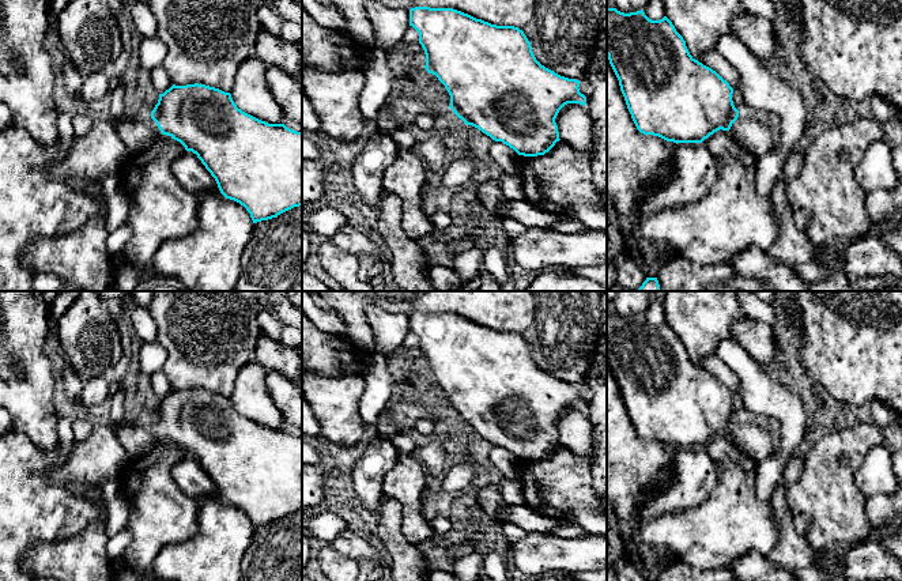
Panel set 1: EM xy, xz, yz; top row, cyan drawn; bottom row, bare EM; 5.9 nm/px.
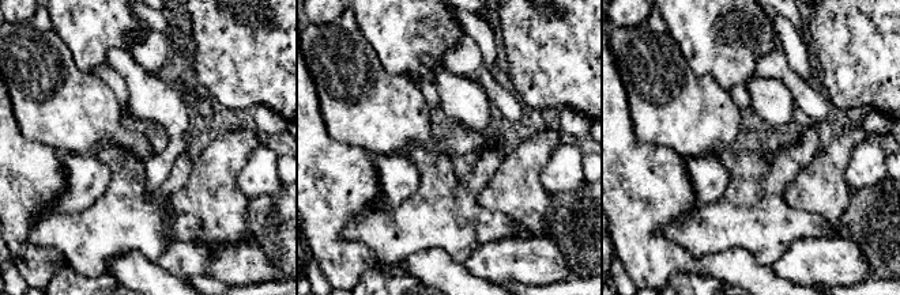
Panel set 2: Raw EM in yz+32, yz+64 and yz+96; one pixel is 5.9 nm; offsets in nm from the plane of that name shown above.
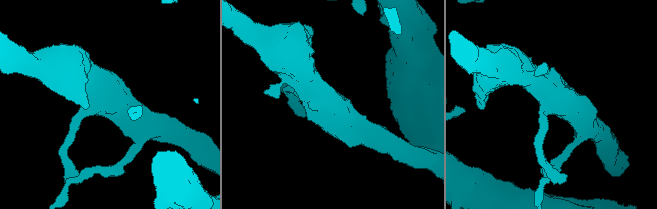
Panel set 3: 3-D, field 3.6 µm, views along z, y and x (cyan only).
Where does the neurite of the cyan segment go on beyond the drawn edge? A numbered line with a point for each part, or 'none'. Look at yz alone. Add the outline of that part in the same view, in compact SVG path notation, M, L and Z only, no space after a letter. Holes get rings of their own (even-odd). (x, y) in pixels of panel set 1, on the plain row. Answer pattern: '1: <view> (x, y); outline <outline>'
1: yz (755, 441); outline M739 419L728 437L737 449L752 457L758 464L775 452L767 429L759 427L750 419Z

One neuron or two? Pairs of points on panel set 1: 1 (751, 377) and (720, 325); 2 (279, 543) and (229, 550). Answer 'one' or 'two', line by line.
1: two
2: two

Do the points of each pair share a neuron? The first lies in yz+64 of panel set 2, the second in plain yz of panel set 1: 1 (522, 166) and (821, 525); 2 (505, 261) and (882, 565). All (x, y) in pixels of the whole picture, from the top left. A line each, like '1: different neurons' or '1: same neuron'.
1: same neuron
2: same neuron

